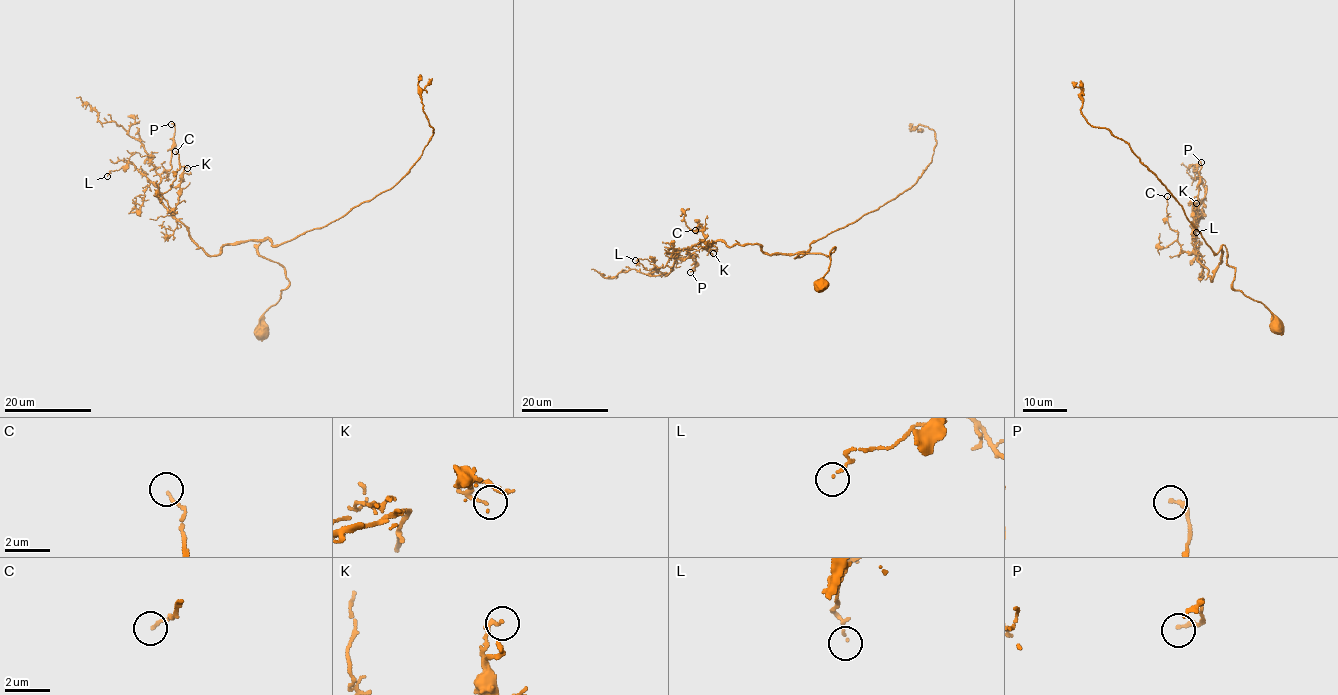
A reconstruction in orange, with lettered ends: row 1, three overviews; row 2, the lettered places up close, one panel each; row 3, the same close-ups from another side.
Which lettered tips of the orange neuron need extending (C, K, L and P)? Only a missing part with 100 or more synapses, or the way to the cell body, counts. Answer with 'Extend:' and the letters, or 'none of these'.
Extend: none of these

